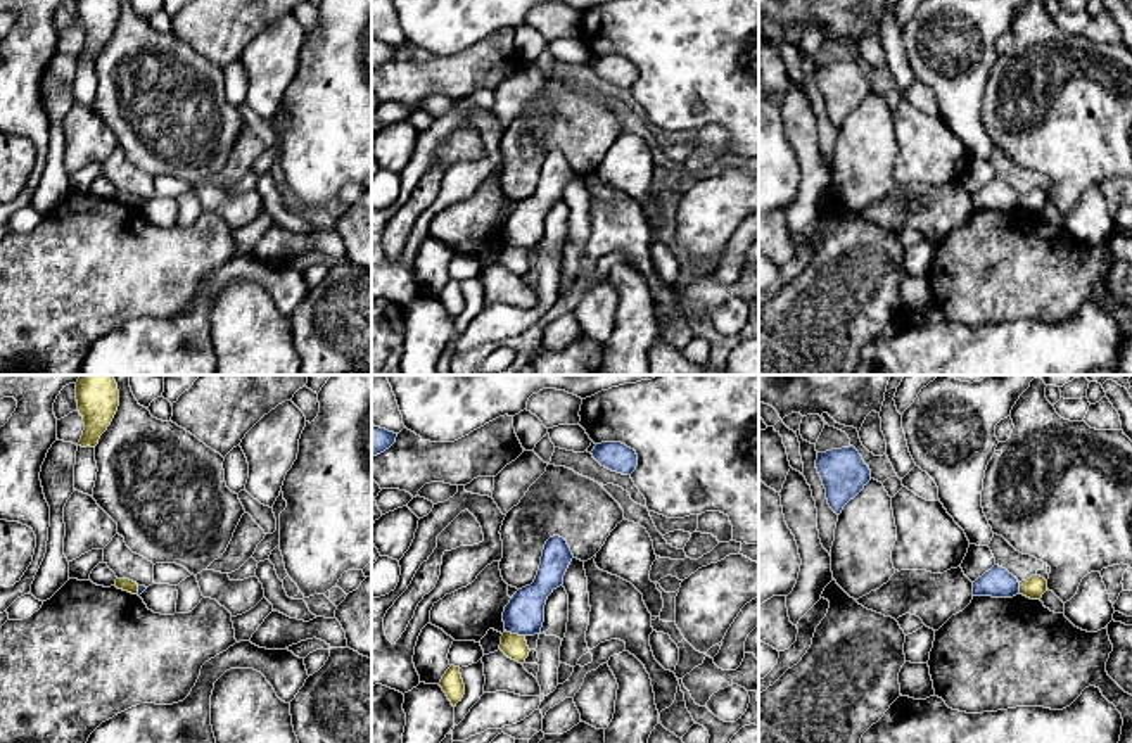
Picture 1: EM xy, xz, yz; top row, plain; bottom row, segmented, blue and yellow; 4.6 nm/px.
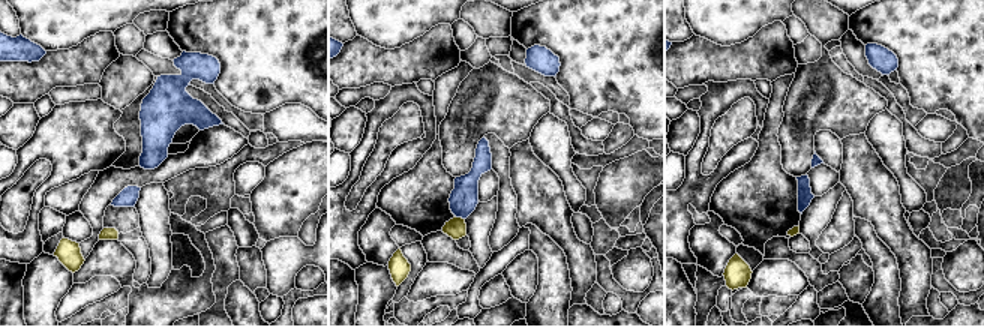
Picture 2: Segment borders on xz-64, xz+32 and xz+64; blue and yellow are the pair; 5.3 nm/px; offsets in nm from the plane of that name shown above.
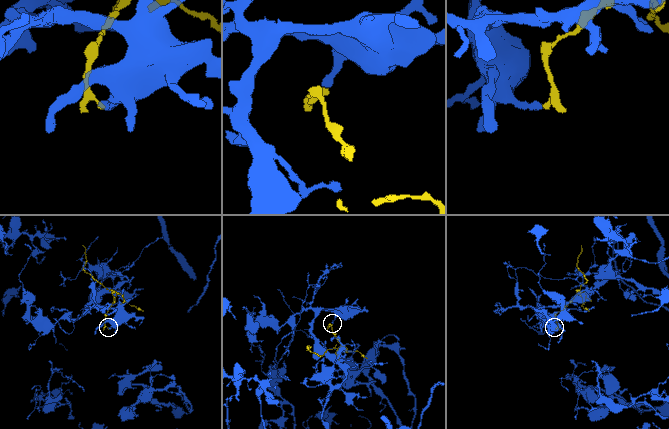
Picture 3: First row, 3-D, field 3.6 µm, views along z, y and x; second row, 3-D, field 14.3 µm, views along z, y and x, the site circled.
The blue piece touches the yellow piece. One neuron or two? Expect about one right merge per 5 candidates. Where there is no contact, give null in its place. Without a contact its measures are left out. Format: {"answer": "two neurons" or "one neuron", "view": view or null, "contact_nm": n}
{"answer": "two neurons", "view": "xz", "contact_nm": 100}

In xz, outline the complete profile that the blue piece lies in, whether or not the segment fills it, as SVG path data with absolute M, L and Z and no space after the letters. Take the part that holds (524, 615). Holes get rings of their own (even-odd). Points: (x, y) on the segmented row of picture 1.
M553 536L546 541L537 575L531 586L518 589L505 606L505 631L518 636L541 632L548 596L563 584L574 555L567 541Z

